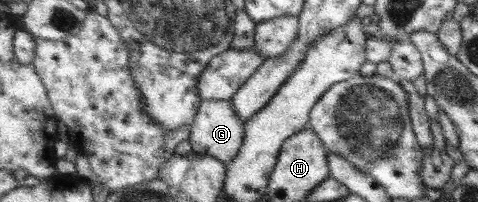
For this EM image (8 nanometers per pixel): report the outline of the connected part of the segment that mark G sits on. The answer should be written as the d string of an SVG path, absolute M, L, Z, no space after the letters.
M209 100L203 101L194 123L191 124L192 133L189 139L192 151L216 157L225 163L232 161L239 155L247 133L246 121L236 114L232 101Z

